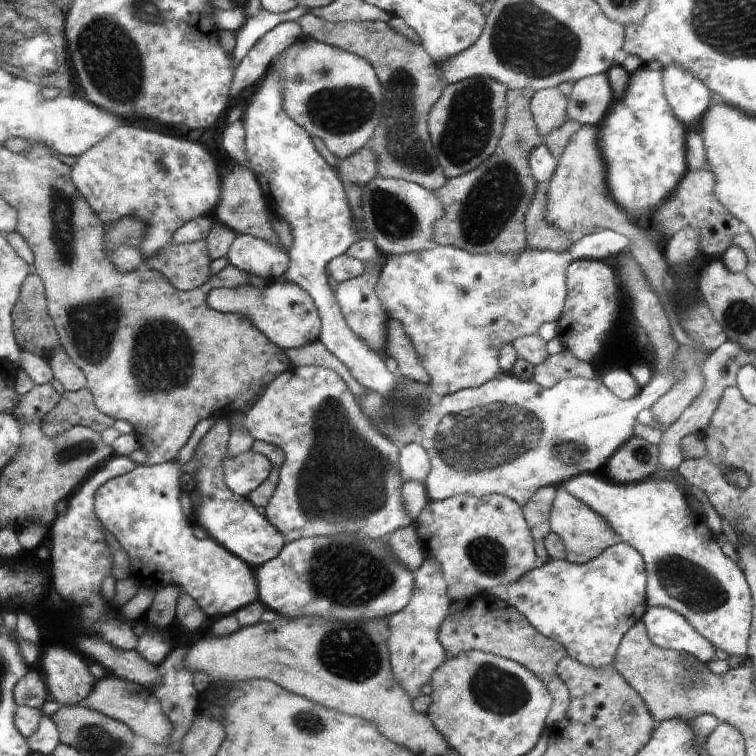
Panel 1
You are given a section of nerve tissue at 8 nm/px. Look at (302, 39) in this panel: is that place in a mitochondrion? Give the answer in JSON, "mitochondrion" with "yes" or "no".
{"mitochondrion":"no"}

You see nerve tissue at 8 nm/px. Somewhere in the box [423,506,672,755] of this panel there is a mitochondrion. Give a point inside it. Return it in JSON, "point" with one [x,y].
{"point":[500,692]}

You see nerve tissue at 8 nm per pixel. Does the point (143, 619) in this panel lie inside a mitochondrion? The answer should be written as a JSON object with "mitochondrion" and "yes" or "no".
{"mitochondrion":"no"}

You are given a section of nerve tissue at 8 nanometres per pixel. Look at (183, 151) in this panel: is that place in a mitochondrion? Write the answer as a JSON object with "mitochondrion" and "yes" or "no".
{"mitochondrion":"yes"}

